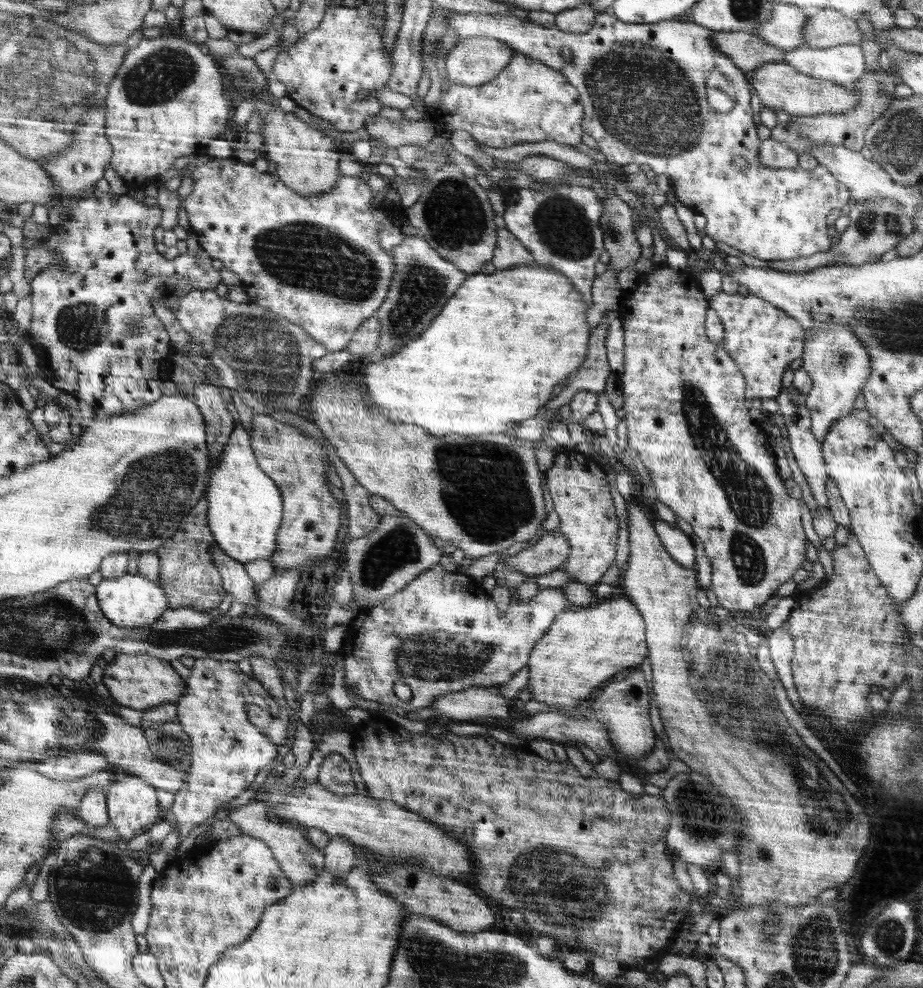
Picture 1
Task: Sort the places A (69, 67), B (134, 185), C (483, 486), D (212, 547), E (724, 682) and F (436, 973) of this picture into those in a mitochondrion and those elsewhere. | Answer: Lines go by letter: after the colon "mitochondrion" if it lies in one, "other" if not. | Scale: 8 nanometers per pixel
A: mitochondrion
B: other
C: mitochondrion
D: other
E: mitochondrion
F: mitochondrion

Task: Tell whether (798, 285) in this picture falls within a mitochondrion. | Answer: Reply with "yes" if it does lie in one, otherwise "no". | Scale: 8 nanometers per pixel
no

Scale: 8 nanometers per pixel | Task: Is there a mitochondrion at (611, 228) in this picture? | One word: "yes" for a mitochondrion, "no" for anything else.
yes

